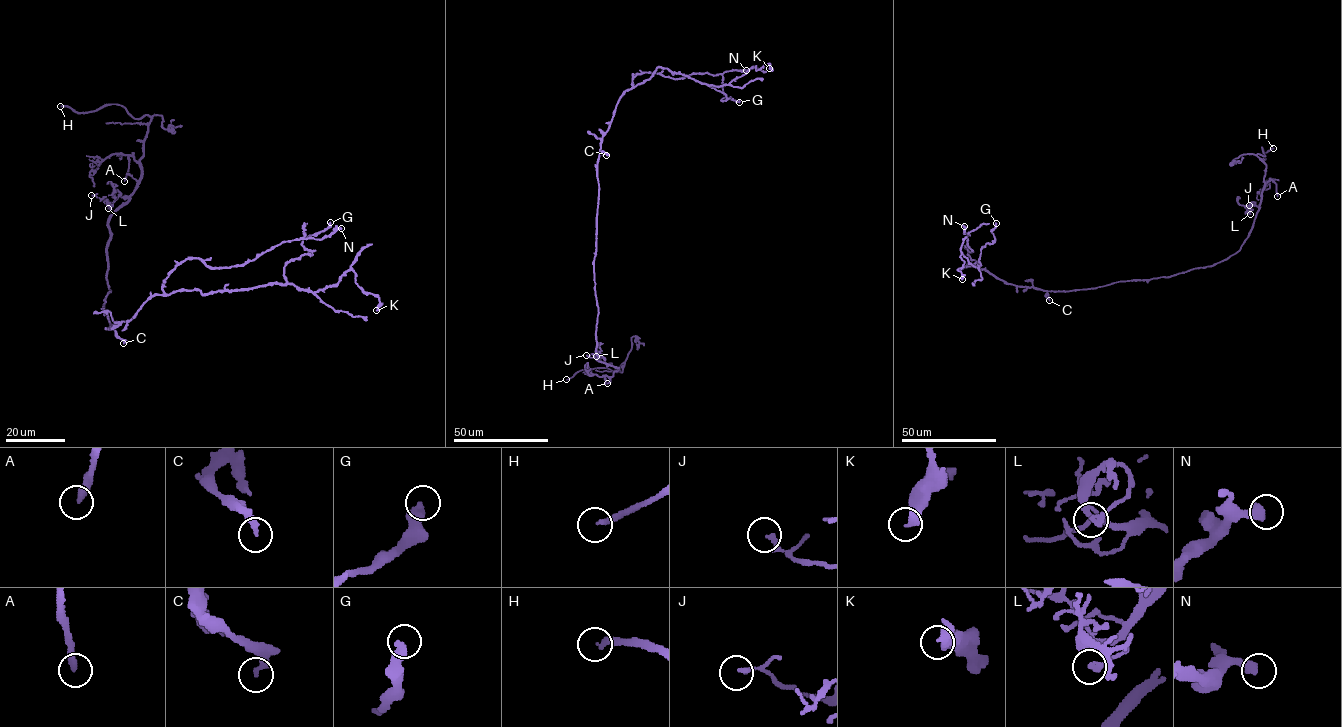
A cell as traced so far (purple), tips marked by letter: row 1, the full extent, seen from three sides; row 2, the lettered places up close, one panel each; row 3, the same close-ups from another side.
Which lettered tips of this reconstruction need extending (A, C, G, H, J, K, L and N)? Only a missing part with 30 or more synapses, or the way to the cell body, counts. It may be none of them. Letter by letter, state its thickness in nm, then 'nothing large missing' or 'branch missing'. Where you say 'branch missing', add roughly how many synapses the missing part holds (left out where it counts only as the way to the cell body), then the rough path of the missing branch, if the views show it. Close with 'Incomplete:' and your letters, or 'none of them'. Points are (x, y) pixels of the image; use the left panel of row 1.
A: 260 nm thick; branch missing; about 45 synapses
C: 240 nm thick; nothing large missing
G: 480 nm thick; nothing large missing
H: 240 nm thick; branch missing; missing branch runs (60, 106), (43, 111), (40, 115), (40, 122), (37, 122)
J: 200 nm thick; nothing large missing
K: 500 nm thick; nothing large missing
L: 200 nm thick; nothing large missing
N: 440 nm thick; nothing large missing
Incomplete: A, H

